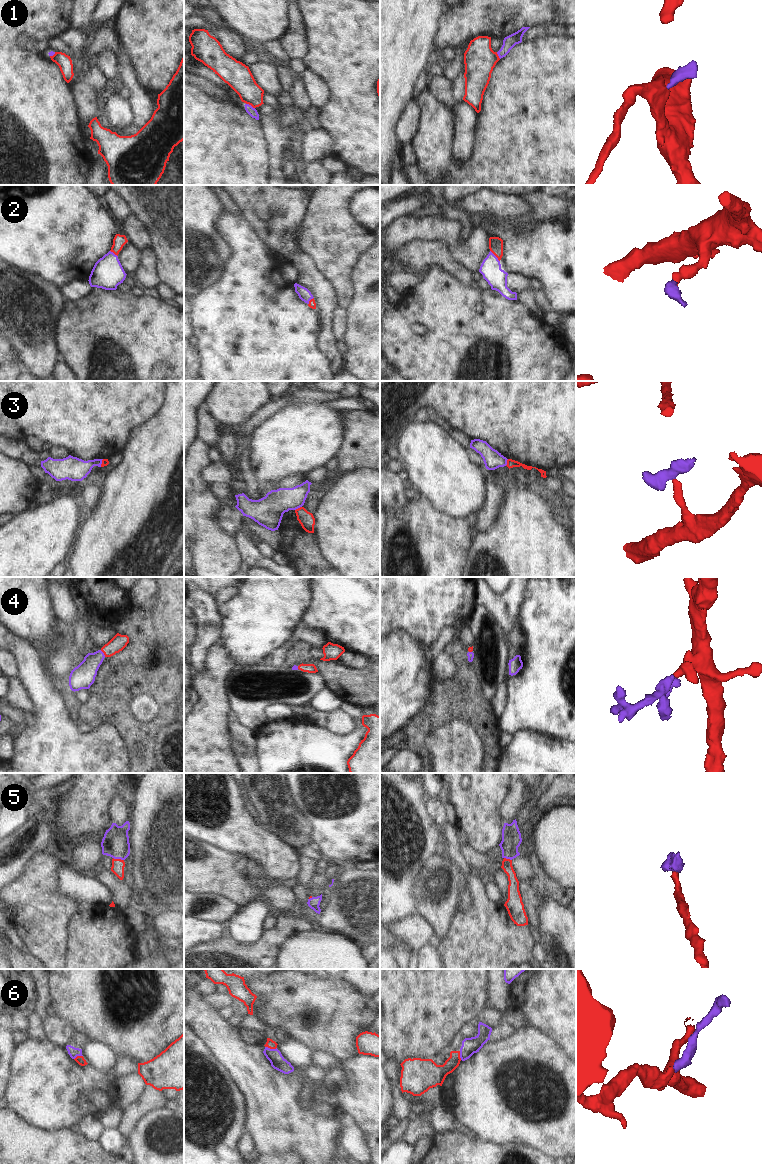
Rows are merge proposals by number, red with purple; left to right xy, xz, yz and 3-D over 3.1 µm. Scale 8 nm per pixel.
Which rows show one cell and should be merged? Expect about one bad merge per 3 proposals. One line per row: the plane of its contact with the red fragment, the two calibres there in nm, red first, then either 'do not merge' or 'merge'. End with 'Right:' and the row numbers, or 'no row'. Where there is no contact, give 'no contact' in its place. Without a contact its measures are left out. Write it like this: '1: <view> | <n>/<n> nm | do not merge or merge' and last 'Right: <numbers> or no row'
1: xz | 220/70 nm | do not merge
2: yz | 110/160 nm | merge
3: xz | 120/240 nm | do not merge
4: xy | 120/190 nm | merge
5: xy | 100/220 nm | merge
6: xz | 70/120 nm | merge
Right: 2, 4, 5, 6

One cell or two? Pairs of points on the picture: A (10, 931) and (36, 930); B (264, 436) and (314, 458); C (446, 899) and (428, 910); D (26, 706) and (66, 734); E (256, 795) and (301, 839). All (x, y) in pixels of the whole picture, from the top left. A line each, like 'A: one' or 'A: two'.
A: two
B: one
C: one
D: two
E: one

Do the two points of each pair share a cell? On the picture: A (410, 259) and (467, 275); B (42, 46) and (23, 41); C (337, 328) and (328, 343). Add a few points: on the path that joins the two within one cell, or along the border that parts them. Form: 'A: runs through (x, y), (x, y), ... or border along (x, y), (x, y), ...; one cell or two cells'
A: runs through (424, 259), (446, 259), (453, 266); one cell
B: runs through (37, 46), (28, 44); one cell
C: border along (332, 312), (331, 331), (336, 341); two cells

